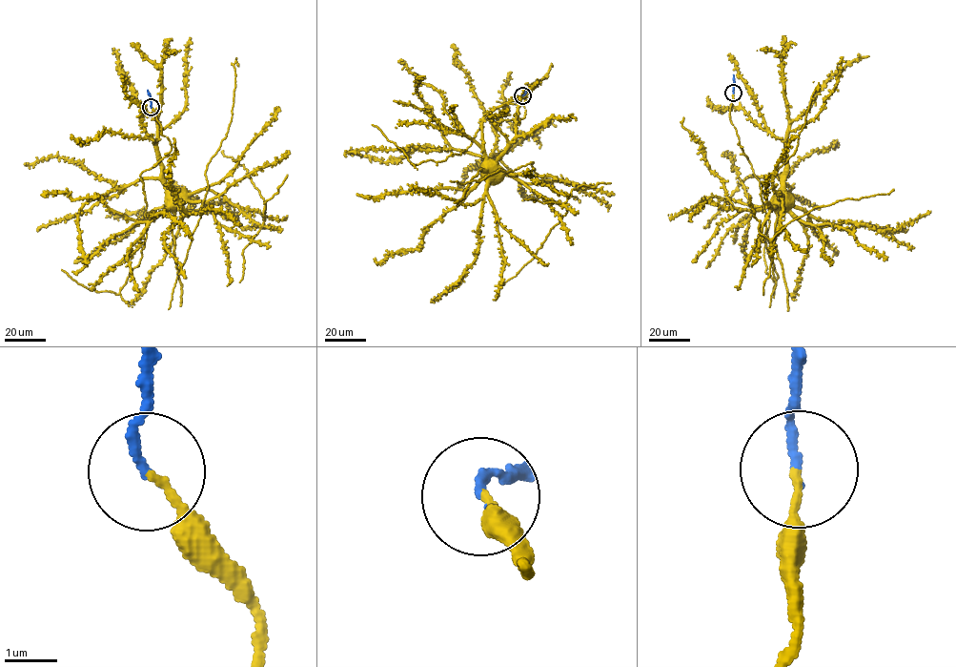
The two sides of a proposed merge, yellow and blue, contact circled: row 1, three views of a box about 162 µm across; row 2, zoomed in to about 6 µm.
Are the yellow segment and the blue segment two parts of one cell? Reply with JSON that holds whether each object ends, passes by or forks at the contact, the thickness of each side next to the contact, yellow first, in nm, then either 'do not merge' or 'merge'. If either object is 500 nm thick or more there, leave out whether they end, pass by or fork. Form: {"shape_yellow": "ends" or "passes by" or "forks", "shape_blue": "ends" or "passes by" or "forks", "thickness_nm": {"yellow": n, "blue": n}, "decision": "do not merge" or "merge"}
{"shape_yellow": "ends", "shape_blue": "ends", "thickness_nm": {"yellow": 130, "blue": 160}, "decision": "merge"}

